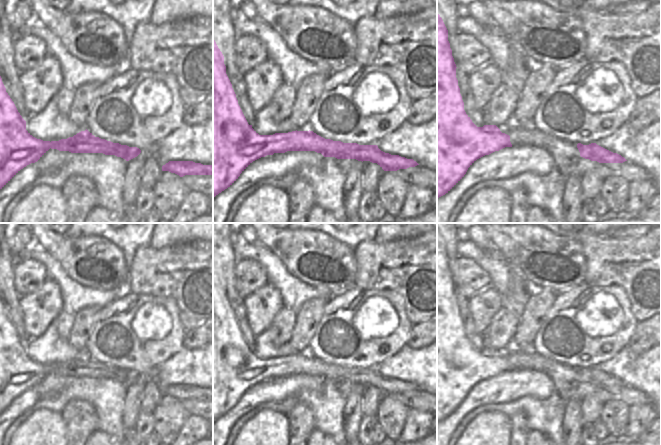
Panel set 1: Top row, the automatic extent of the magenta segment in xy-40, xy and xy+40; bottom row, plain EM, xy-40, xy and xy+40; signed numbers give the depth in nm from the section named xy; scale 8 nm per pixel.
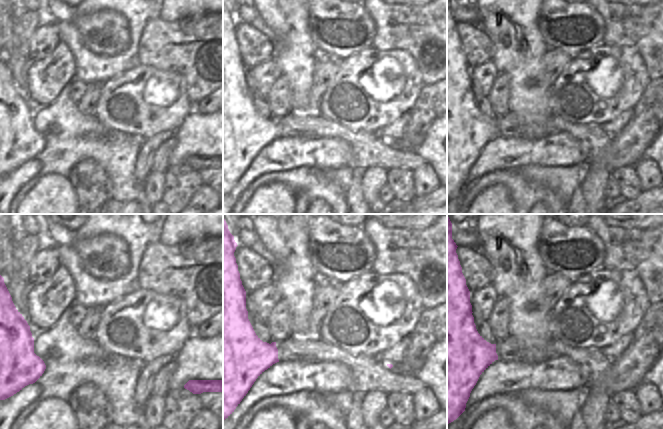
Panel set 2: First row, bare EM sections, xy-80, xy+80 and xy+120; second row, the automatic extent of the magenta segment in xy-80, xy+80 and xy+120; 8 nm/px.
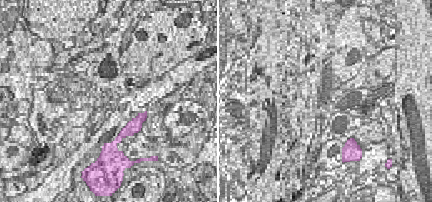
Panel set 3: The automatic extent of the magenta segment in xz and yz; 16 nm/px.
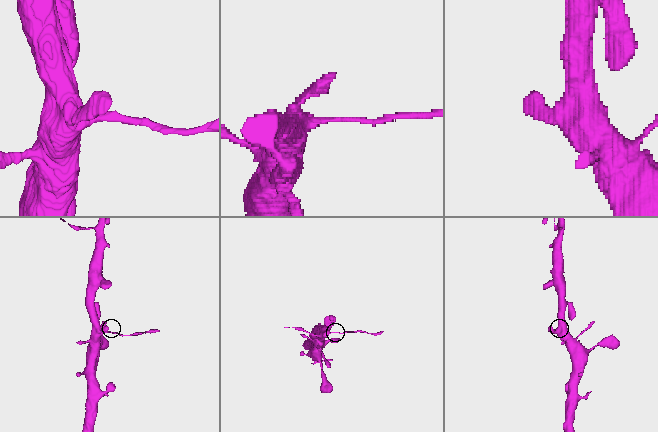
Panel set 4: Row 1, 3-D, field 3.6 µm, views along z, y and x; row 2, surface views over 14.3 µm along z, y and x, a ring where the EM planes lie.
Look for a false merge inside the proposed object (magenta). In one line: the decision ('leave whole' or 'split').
split

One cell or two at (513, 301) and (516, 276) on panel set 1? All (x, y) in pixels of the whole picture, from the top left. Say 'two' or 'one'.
one

